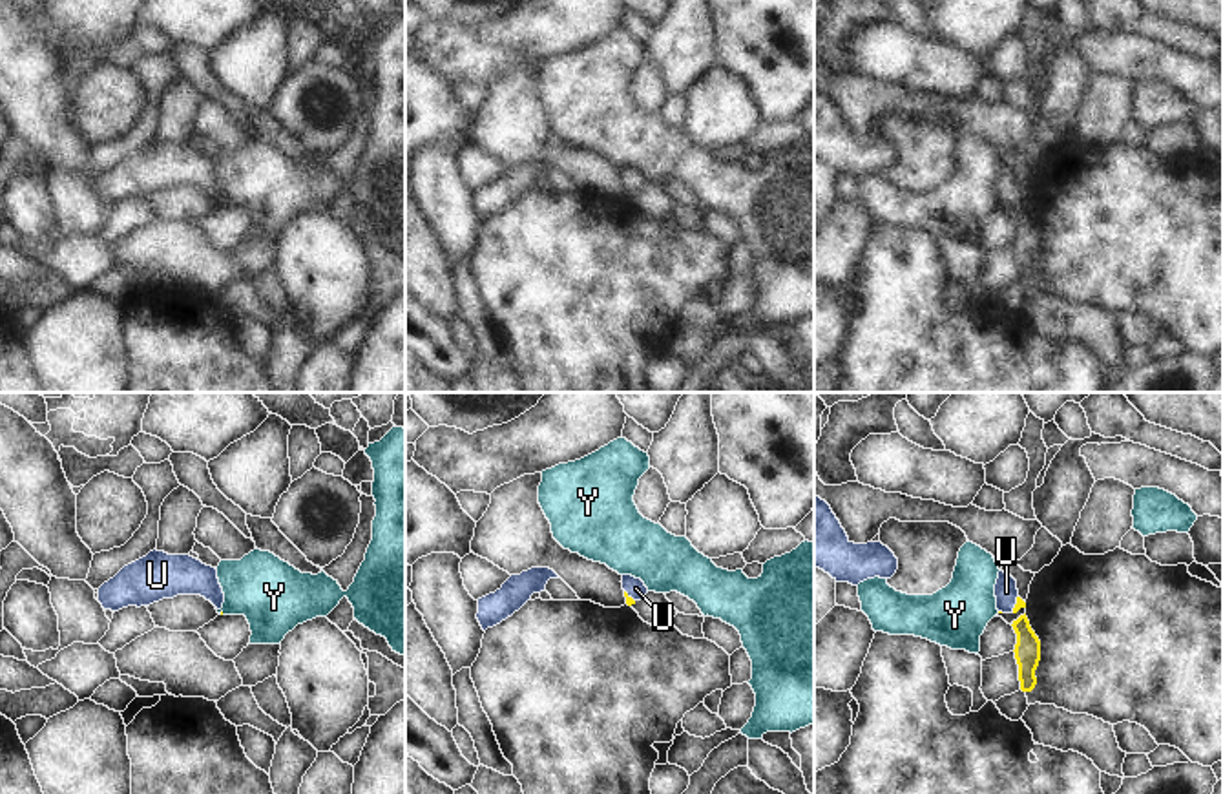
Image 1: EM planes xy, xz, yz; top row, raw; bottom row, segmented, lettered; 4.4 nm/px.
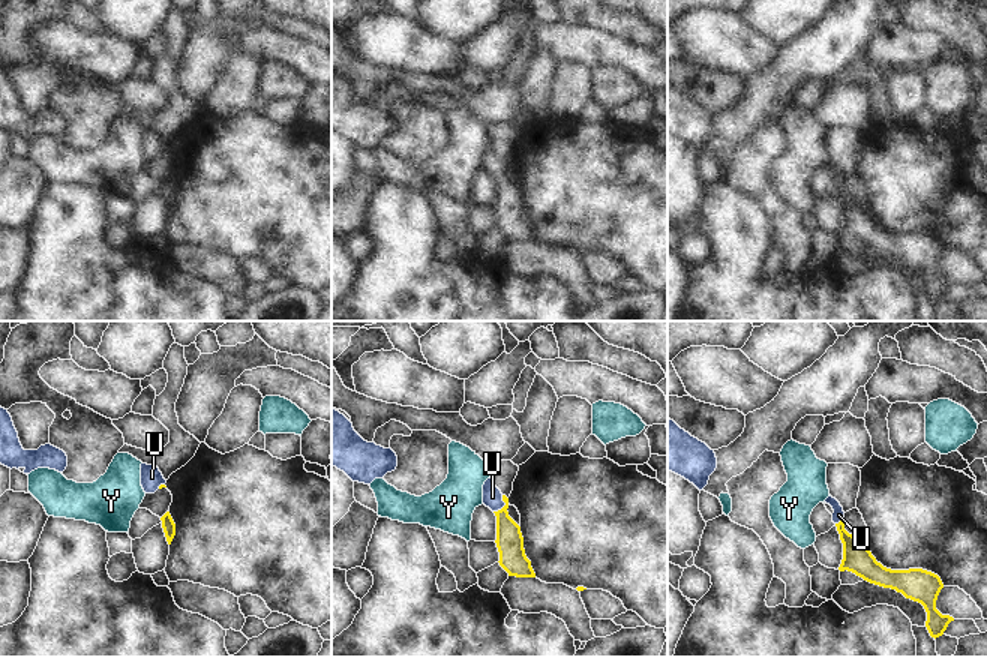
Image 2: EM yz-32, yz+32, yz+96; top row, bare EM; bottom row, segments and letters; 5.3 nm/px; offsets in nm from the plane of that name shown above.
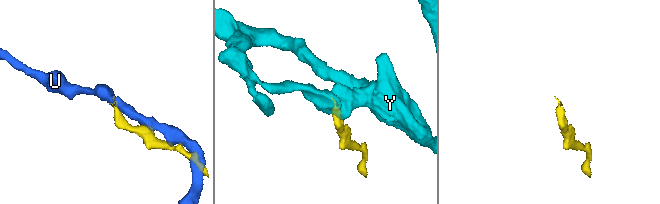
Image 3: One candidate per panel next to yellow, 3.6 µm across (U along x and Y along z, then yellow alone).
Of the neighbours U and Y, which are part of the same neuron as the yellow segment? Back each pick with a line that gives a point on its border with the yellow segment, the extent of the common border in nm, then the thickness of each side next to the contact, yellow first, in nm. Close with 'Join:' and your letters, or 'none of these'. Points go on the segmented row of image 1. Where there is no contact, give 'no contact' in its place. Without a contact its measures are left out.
U: yz (1015, 605) | 80 nm | 40/100 nm
Join: U

